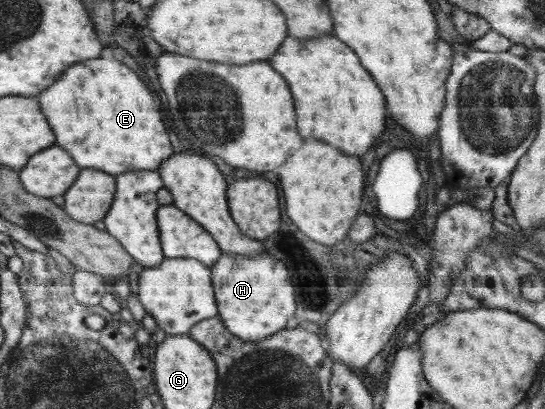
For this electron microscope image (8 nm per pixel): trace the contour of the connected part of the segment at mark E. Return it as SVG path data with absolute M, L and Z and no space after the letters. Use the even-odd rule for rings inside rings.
M95 58L93 62L73 64L64 74L55 86L36 98L41 98L40 106L45 106L43 114L49 114L49 122L53 122L53 130L57 130L57 146L69 150L69 154L77 158L77 166L97 168L115 176L137 170L158 171L162 162L173 154L167 128L153 106L153 96L139 76L121 61Z

